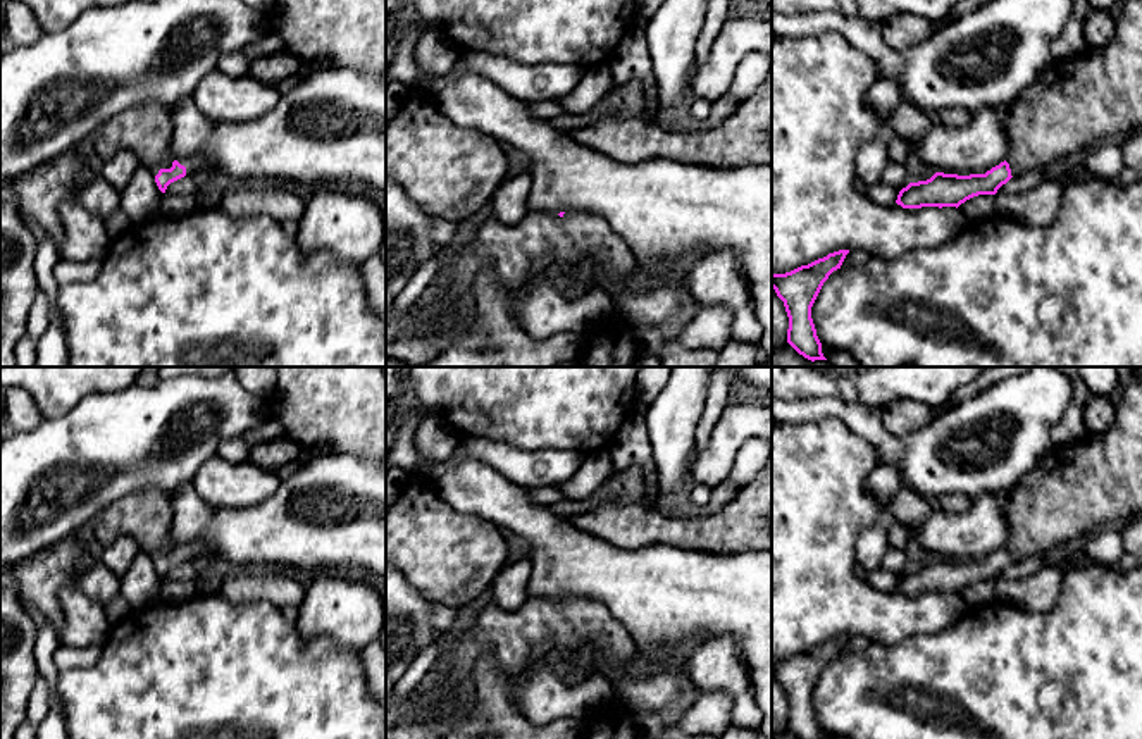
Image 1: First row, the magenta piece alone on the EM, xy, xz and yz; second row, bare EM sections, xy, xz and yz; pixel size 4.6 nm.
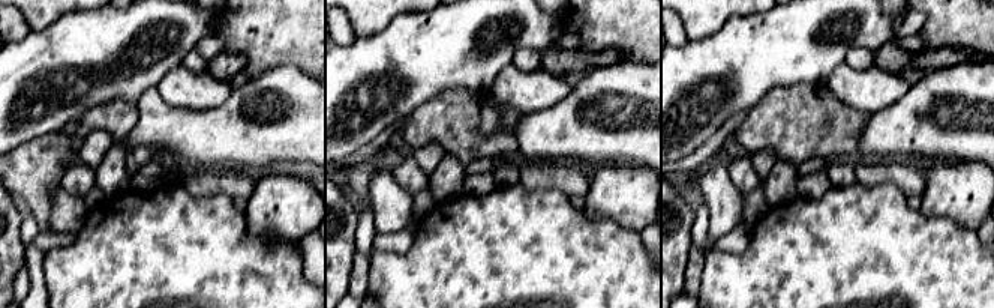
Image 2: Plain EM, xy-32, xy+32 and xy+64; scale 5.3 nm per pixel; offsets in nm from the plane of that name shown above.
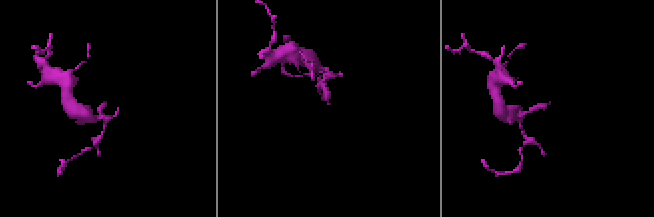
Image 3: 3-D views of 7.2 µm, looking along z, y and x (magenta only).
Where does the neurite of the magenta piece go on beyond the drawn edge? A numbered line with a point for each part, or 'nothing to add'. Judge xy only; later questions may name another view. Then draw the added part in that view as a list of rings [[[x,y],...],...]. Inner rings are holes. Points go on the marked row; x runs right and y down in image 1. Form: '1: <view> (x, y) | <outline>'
1: xy (147, 130) | [[[148,102],[109,119],[93,134],[95,152],[107,162],[119,150],[131,150],[138,157],[140,165],[146,165],[153,176],[157,176],[160,169],[171,169],[174,160],[186,167],[186,176],[191,176],[198,169],[214,171],[212,162],[205,157],[171,155],[169,146],[172,134],[172,109]]]

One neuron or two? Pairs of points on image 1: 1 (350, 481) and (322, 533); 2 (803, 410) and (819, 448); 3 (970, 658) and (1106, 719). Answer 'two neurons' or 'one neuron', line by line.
1: one neuron
2: two neurons
3: one neuron

